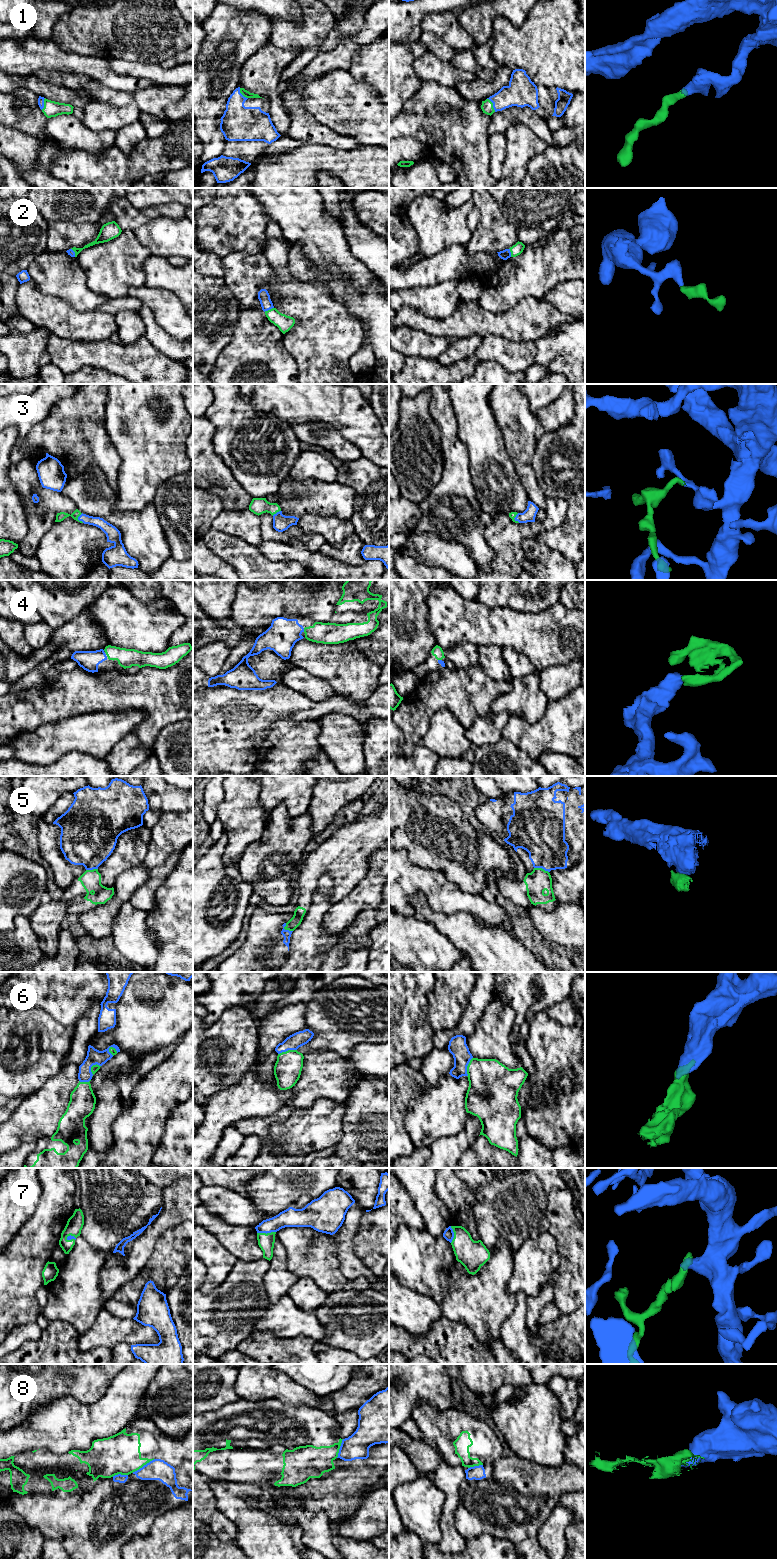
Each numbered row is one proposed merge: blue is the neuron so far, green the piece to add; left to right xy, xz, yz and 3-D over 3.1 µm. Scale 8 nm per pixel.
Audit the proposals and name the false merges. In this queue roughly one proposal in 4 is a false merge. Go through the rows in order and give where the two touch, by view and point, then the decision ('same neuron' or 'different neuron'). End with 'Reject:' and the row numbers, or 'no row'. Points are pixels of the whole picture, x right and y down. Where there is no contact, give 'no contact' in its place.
1: meets blue in yz at (493, 105); same neuron
2: meets blue in xz at (268, 309); same neuron
3: meets blue in xy at (78, 519); same neuron
4: meets blue in xz at (303, 630); same neuron
5: meets blue in yz at (541, 867); different neuron
6: meets blue in xy at (91, 1066); same neuron
7: meets blue in xz at (266, 1233); same neuron
8: meets blue in xy at (144, 1465); different neuron
Reject: 5, 8

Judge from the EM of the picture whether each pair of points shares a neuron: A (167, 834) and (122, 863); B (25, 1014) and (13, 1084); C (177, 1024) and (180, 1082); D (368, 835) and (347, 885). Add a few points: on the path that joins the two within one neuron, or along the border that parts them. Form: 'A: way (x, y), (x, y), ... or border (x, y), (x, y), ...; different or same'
A: way (156, 845), (147, 854), (133, 854); same
B: way (36, 1031), (34, 1034), (34, 1054), (21, 1067); same
C: border (178, 1041), (171, 1048); different
D: way (358, 847), (348, 857), (348, 873); same

